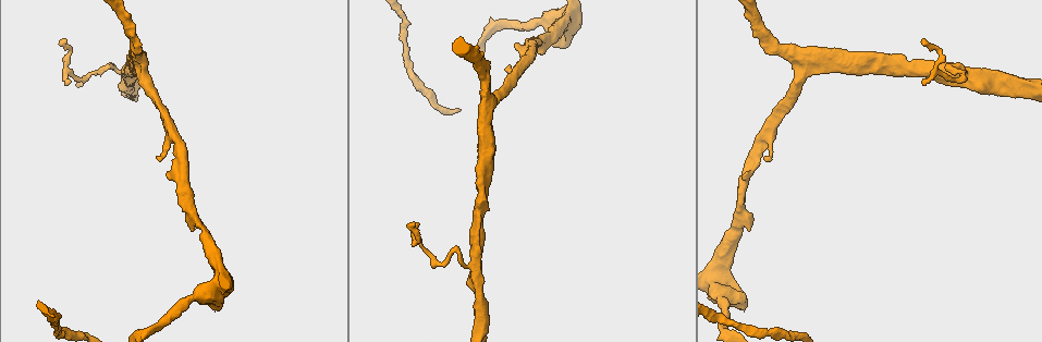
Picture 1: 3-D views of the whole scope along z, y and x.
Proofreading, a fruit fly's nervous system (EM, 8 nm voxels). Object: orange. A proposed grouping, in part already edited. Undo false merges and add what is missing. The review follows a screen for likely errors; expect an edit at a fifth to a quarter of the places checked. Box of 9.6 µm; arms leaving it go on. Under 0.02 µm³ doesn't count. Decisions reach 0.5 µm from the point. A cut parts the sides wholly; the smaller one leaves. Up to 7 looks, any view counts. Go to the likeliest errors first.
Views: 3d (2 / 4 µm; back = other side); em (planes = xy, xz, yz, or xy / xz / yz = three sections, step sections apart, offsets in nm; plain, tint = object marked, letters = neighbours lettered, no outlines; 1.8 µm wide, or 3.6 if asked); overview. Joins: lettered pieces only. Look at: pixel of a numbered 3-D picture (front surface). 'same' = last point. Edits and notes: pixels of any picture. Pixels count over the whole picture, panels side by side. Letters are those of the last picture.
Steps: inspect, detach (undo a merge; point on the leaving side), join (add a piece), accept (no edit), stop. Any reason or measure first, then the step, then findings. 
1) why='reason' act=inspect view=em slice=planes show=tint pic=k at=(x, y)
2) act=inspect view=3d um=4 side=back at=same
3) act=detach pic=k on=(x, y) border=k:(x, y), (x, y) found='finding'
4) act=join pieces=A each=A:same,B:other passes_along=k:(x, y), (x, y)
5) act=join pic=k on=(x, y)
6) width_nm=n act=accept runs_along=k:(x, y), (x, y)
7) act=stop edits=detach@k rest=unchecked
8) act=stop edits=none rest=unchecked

why='a fork' act=inspect view=3d um=2 pic=1 at=(978, 76)

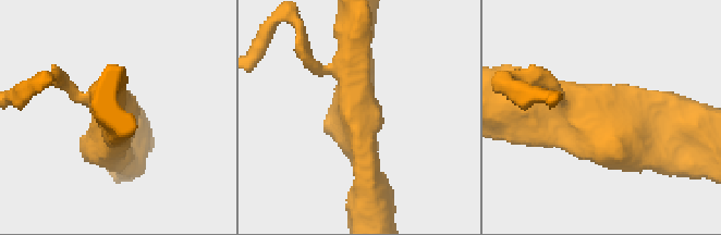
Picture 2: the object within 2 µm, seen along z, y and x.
why='need the tissue' act=inspect view=em slice=planes show=tint pic=2 at=(363, 117)

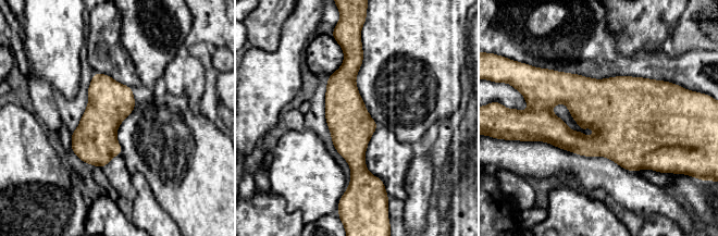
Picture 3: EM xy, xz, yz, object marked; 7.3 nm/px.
act=inspect view=em slice=planes show=letters at=same

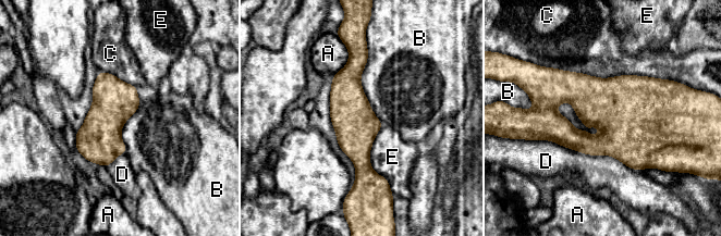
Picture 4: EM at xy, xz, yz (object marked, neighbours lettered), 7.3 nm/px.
width_nm=320 act=accept each=A:other,B:other,C:other,D:other,E:other runs_along=4:(356, 50), (353, 120), (367, 181) found='continuous, no second cell'

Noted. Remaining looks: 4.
why='abrupt turn' act=inspect view=em slice=xz step=4 show=tint pic=1 at=(937, 72)

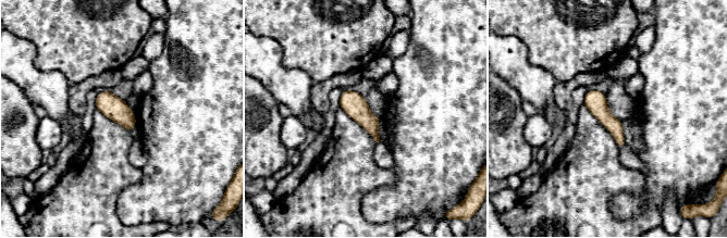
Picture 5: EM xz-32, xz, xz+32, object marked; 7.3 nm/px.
act=inspect view=em slice=planes show=letters at=same

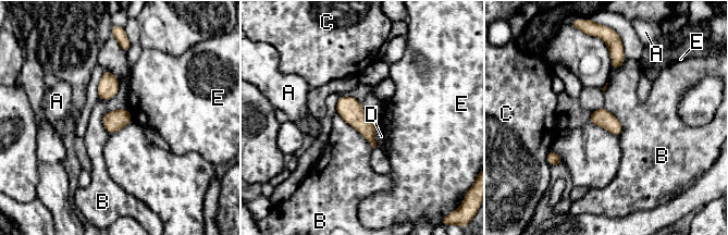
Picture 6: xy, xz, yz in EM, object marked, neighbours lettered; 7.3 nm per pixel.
act=accept each=A:other,B:other,C:other,D:other,E:other border=6:(126, 108), (103, 115), (109, 134) found='all the same cell'

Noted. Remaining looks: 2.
why='calibre changes' act=inspect view=em slice=planes show=letters pic=1 at=(199, 297)

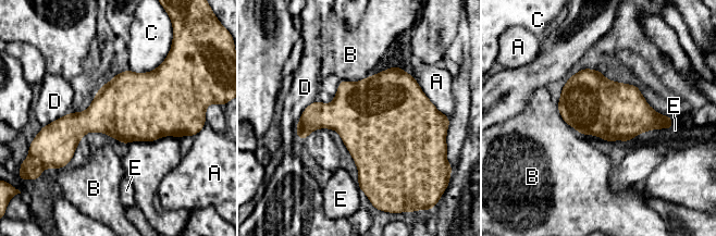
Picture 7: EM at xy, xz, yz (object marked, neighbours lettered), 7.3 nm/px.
width_nm=440 act=accept each=A:other,B:other,C:other,D:other,E:other border=7:(556, 102), (562, 119), (582, 135) found='one cell here'

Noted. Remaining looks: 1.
act=stop edits=none rest=unchecked

